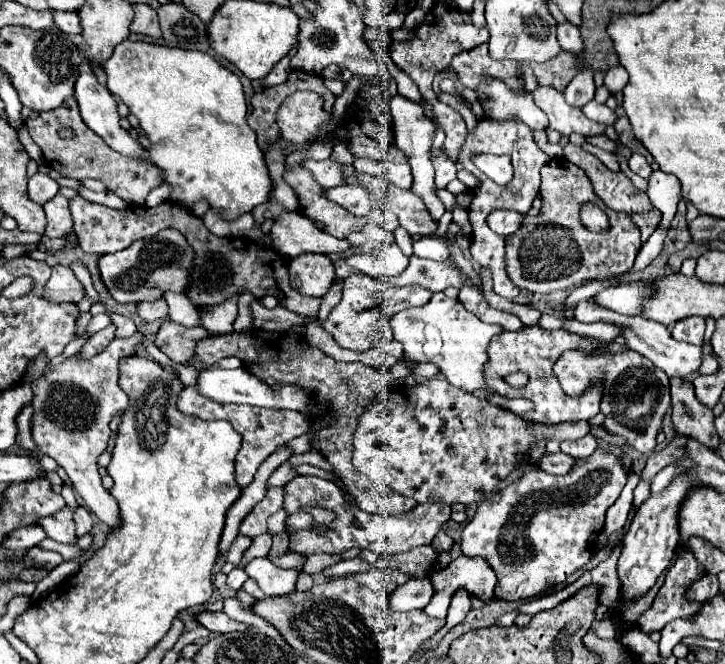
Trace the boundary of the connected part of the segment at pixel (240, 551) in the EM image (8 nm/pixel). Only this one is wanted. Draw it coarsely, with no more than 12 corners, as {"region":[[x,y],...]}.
{"region":[[238,535],[226,561],[238,565],[244,551],[250,547],[250,537]]}

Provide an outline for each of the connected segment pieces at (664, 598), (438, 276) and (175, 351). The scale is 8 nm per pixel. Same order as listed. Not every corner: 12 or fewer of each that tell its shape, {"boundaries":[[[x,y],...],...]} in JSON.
{"boundaries":[[[688,547],[634,625],[650,635],[692,619],[702,603],[686,591],[706,573]],[[410,257],[394,285],[480,287],[450,263]],[[166,319],[156,347],[186,365],[196,343],[210,333]]]}

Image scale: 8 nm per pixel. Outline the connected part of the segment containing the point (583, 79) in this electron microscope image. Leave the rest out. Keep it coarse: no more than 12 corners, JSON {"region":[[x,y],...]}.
{"region":[[582,67],[564,97],[582,107],[594,99],[594,71]]}

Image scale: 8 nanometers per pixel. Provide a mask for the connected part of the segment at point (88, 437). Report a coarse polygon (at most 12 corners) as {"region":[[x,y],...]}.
{"region":[[144,333],[32,383],[32,441],[110,529],[96,459],[130,401],[118,361]]}

